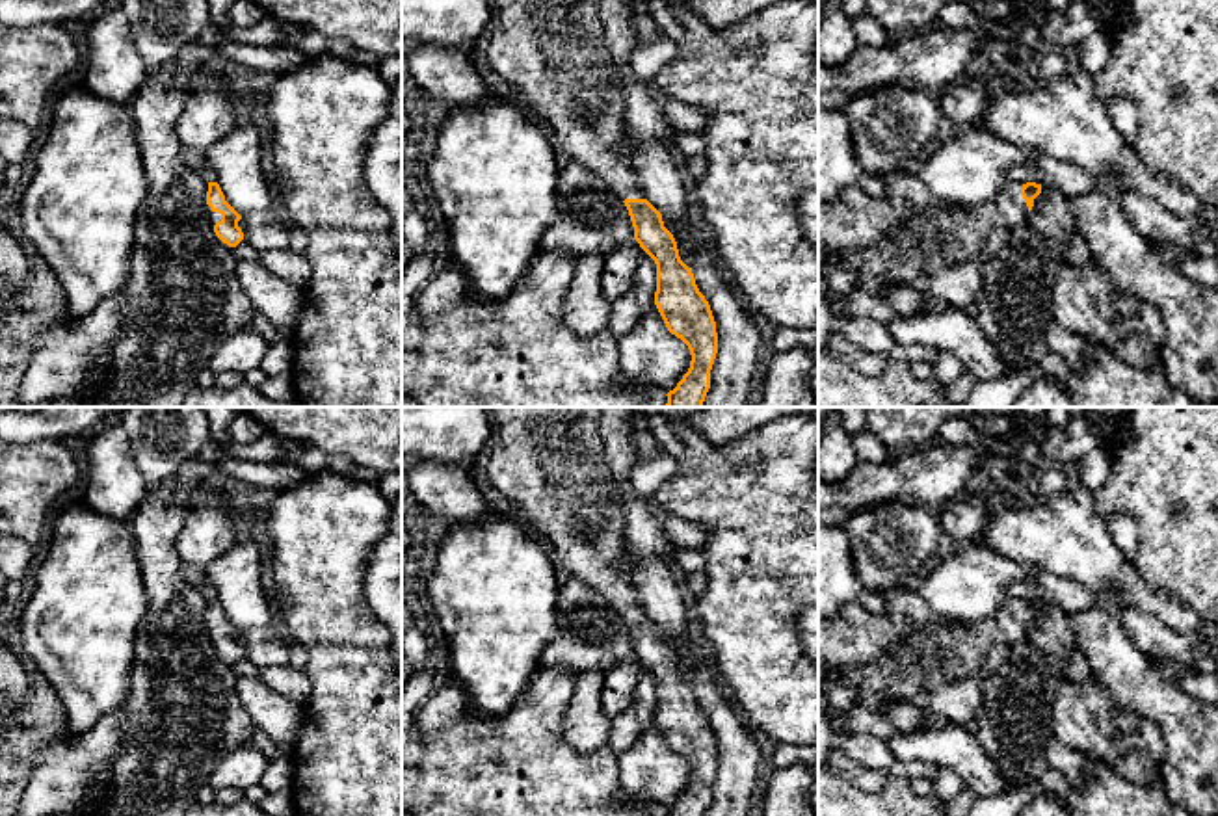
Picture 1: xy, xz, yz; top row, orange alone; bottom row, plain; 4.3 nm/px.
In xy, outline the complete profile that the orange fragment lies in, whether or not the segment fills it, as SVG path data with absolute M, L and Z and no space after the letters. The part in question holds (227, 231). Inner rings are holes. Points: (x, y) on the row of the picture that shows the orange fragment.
M208 182L206 208L216 236L229 247L236 247L244 240L244 232L238 227L242 216L225 201L218 182Z

